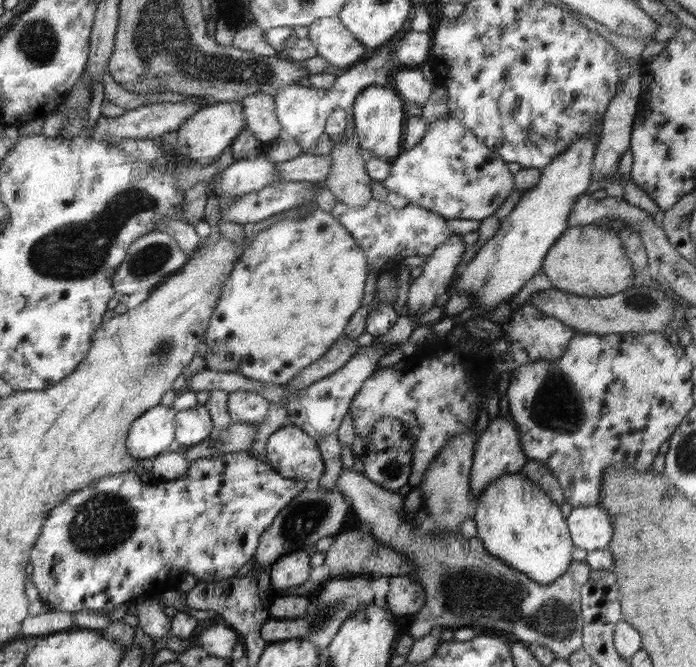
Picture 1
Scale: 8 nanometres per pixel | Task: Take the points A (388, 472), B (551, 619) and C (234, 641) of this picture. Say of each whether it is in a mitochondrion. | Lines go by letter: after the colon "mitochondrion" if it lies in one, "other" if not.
A: mitochondrion
B: mitochondrion
C: other

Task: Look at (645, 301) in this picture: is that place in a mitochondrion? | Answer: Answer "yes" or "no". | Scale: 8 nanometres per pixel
yes

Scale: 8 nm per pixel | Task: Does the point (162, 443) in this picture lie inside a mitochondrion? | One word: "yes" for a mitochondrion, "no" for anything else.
no

